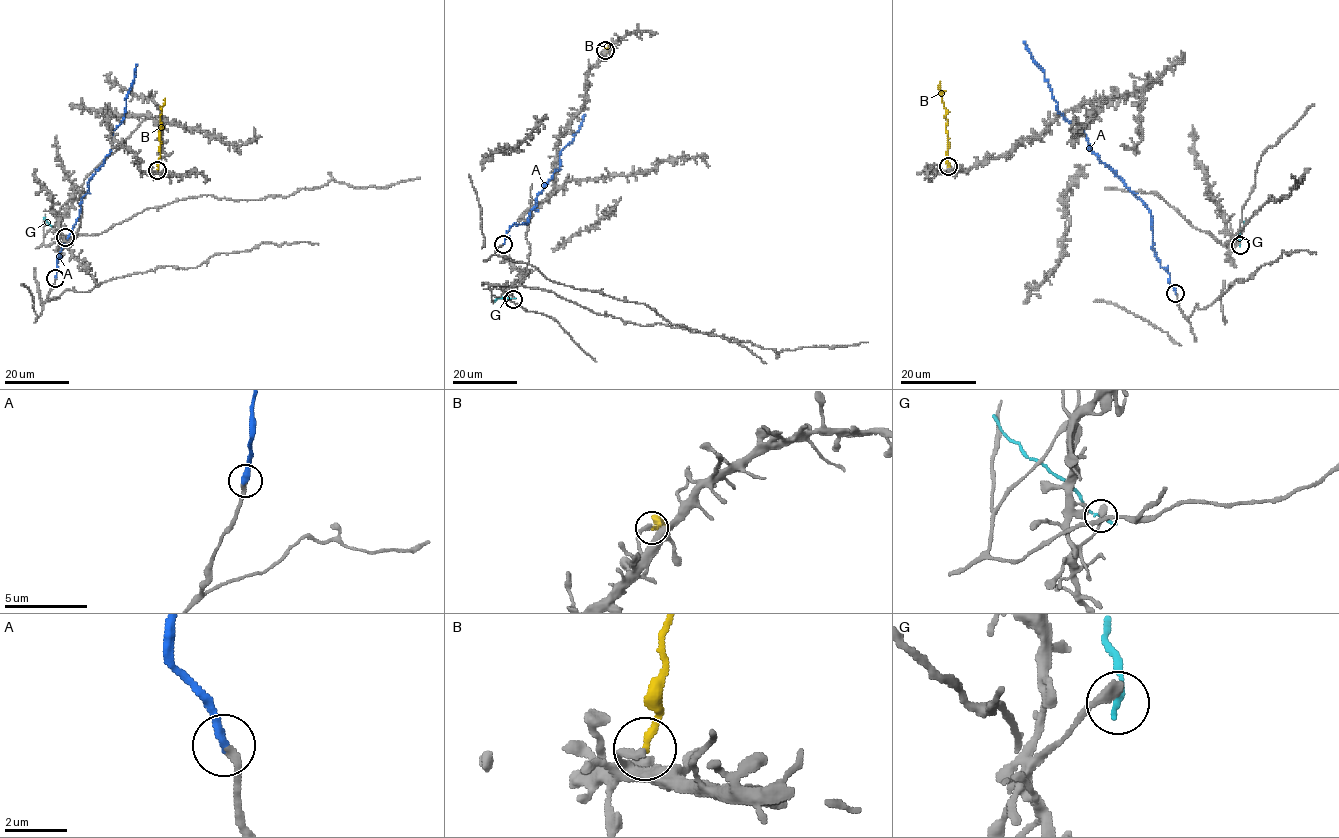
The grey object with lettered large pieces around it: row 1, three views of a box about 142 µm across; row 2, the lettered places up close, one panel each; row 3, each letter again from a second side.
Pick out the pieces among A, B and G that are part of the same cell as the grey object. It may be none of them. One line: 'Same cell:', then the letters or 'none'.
Same cell: A

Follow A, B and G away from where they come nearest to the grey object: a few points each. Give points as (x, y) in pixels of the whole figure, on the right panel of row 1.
A: (1176, 293), (1153, 248), (1149, 209), (1088, 146), (1084, 132), (1057, 109), (1045, 73), (1024, 41)
B: (948, 166), (946, 108), (938, 88), (940, 80)
G: (1240, 245), (1239, 230), (1244, 221)

